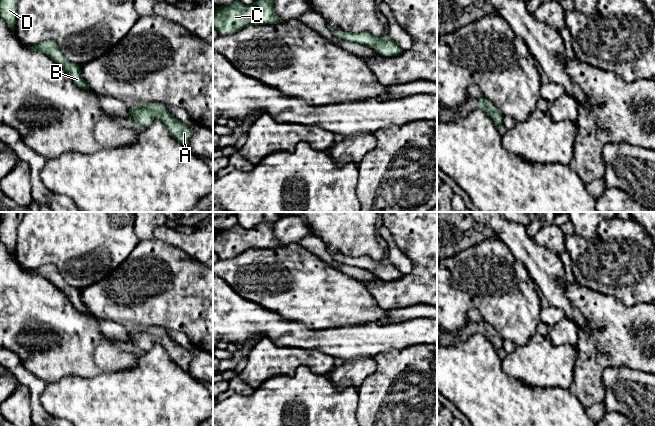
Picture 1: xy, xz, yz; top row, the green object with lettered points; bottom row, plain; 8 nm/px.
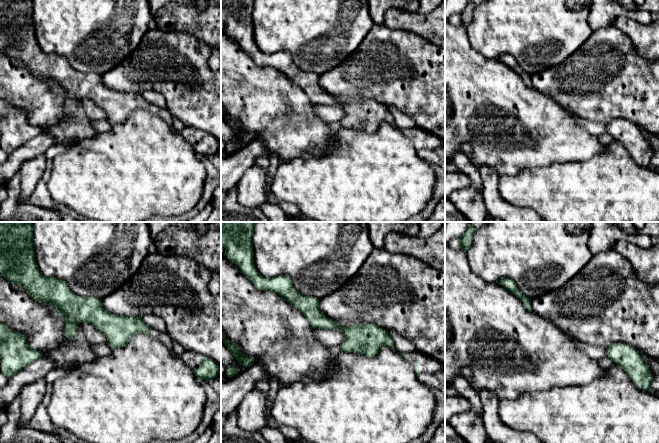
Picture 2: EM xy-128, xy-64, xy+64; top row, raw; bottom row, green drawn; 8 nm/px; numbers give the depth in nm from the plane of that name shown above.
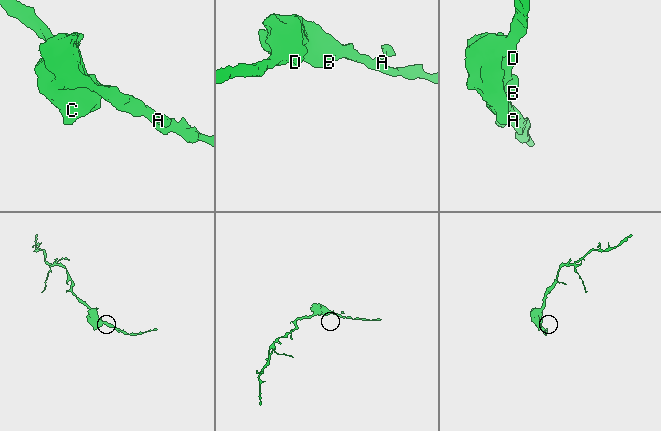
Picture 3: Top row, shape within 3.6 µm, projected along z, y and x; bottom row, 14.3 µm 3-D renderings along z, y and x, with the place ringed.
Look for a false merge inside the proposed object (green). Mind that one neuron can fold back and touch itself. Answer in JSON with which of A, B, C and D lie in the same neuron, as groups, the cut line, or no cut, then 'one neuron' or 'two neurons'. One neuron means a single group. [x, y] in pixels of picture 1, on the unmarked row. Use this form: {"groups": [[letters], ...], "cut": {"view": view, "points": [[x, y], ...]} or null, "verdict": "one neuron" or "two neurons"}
{"groups": [["A", "B", "C", "D"]], "cut": null, "verdict": "one neuron"}

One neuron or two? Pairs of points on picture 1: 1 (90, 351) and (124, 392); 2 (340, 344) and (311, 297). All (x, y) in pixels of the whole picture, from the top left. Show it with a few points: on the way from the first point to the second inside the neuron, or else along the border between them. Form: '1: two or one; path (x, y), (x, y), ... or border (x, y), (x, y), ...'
1: two; border (131, 368), (103, 372), (85, 378)
2: two; border (354, 324), (320, 329), (308, 328)

